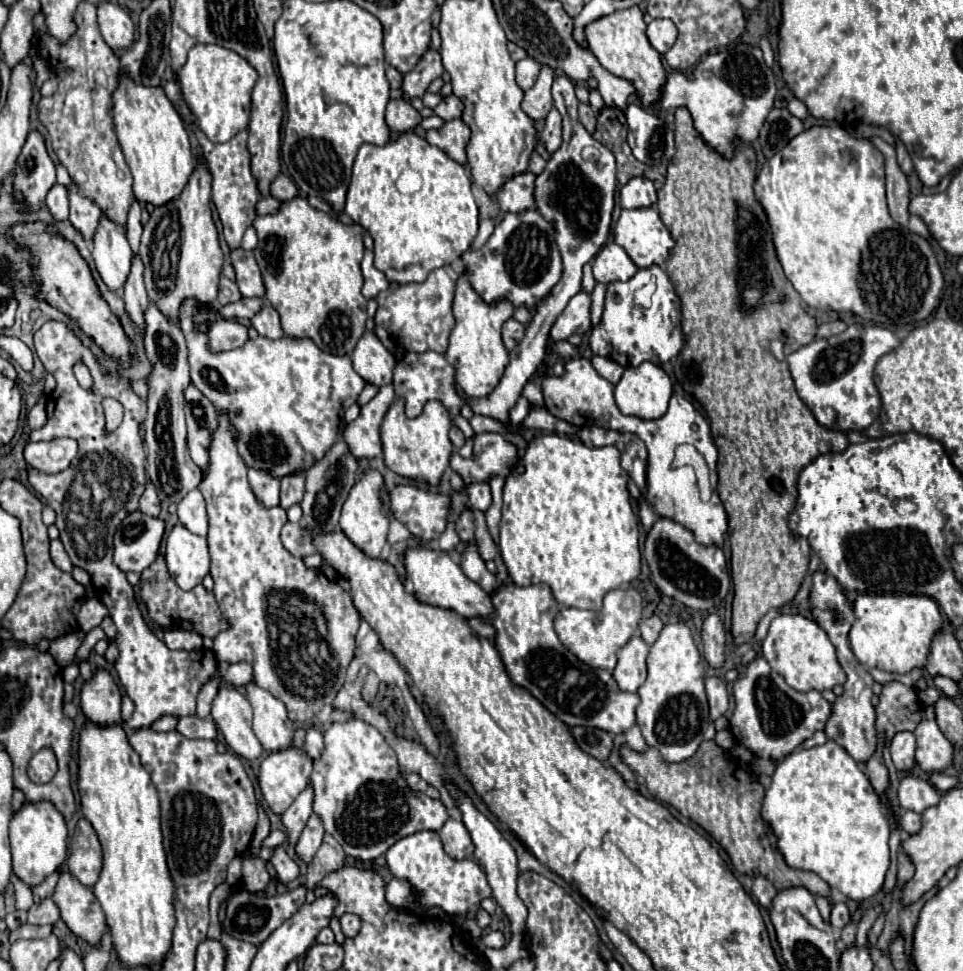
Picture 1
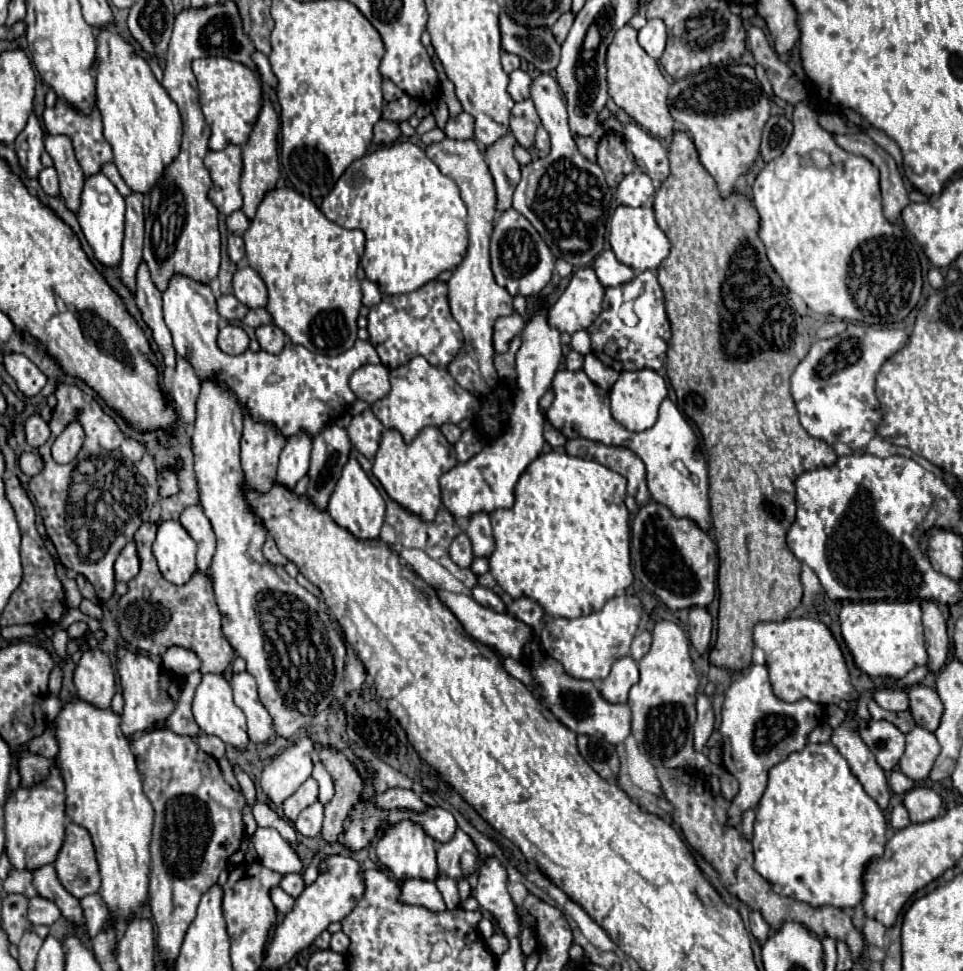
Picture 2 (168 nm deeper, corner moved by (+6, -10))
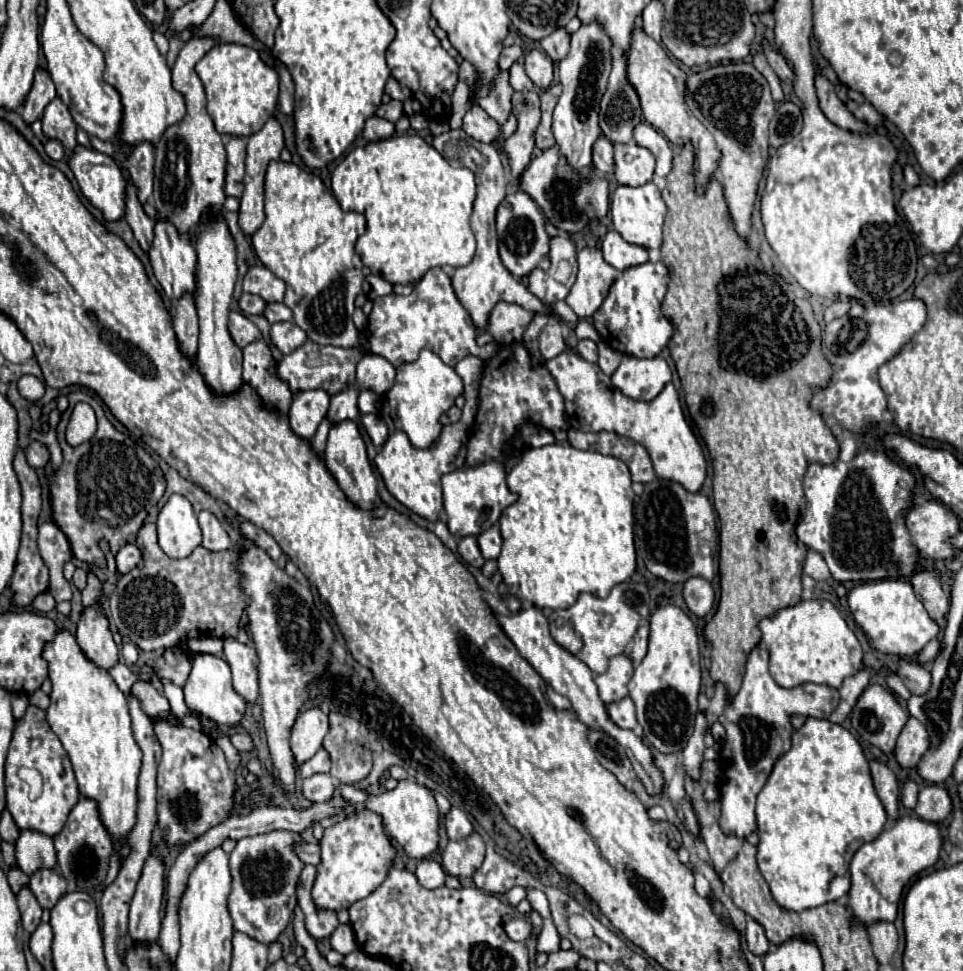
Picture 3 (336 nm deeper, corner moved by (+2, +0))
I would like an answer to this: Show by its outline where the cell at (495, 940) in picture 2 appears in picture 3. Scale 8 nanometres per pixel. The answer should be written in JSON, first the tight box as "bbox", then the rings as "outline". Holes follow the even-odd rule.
{"bbox":[505,917,531,941],"outline":[[[513,917],[505,923],[505,933],[511,941],[527,941],[531,935],[531,925],[523,917]]]}

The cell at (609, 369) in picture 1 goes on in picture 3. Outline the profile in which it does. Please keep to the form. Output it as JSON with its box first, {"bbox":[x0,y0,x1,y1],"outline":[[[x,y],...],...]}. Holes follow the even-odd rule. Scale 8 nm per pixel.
{"bbox":[597,343,623,375],"outline":[[[597,343],[597,347],[599,347],[599,361],[597,361],[597,365],[599,365],[599,369],[601,369],[605,375],[611,375],[611,373],[615,371],[615,367],[619,367],[623,355],[621,355],[619,351],[611,349],[611,347],[605,345],[605,343]]]}

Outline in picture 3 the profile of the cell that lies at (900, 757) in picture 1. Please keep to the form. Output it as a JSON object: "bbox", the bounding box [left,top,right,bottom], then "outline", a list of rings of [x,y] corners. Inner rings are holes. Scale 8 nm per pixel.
{"bbox":[851,685,909,755],"outline":[[[881,685],[867,687],[851,713],[851,725],[859,737],[879,747],[885,755],[893,753],[907,719],[909,715],[899,705],[897,697]]]}

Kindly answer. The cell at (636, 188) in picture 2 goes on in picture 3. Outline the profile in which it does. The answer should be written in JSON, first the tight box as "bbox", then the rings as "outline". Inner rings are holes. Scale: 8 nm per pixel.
{"bbox":[615,143,655,187],"outline":[[[615,143],[615,177],[619,185],[641,187],[651,181],[655,157],[649,149],[631,143]]]}

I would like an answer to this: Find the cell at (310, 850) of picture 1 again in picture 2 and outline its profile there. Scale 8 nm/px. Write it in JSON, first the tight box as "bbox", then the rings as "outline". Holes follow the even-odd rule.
{"bbox":[295,801,323,837],"outline":[[[315,801],[309,807],[305,807],[299,817],[295,819],[295,829],[303,835],[303,837],[315,837],[319,835],[323,825],[323,803]]]}

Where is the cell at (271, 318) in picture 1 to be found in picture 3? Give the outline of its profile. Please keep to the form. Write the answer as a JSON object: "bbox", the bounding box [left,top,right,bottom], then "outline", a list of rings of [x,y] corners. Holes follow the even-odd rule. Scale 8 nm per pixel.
{"bbox":[271,321,307,353],"outline":[[[281,321],[271,325],[271,343],[281,351],[281,353],[291,353],[299,345],[307,341],[307,335],[303,329],[299,329],[293,321]]]}

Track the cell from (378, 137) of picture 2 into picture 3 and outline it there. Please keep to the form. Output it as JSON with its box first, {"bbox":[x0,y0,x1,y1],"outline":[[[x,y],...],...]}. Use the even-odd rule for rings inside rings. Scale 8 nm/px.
{"bbox":[363,115,395,141],"outline":[[[377,115],[375,117],[369,117],[367,123],[365,123],[365,129],[363,129],[363,137],[369,139],[369,141],[379,141],[379,139],[387,139],[395,133],[395,125],[387,119],[379,119]]]}

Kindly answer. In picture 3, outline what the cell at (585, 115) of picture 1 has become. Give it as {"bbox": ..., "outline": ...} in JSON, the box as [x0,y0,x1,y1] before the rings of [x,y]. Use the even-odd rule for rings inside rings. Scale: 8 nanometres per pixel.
{"bbox":[593,137,613,173],"outline":[[[599,137],[593,145],[593,165],[601,173],[613,173],[613,145],[605,137]]]}

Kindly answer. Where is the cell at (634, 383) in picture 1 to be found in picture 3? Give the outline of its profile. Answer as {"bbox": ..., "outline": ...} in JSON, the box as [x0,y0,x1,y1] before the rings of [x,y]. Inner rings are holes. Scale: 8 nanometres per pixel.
{"bbox":[611,355,671,401],"outline":[[[625,355],[611,381],[629,399],[651,401],[671,381],[671,369],[661,357],[637,359]]]}

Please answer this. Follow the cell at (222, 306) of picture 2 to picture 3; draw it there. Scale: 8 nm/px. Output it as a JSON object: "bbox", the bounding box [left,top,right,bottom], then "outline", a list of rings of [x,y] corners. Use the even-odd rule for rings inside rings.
{"bbox":[237,293,267,315],"outline":[[[243,293],[241,299],[237,301],[237,305],[239,305],[239,309],[241,309],[245,315],[261,315],[267,303],[265,303],[261,297],[257,297],[257,295]]]}

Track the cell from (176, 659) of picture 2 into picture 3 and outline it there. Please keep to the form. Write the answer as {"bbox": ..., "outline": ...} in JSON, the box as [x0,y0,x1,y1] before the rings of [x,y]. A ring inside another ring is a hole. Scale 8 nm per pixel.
{"bbox":[185,637,223,655],"outline":[[[207,637],[207,639],[189,639],[185,643],[185,647],[189,651],[203,651],[203,653],[211,653],[211,655],[221,655],[223,651],[223,639],[213,639],[213,637]]]}

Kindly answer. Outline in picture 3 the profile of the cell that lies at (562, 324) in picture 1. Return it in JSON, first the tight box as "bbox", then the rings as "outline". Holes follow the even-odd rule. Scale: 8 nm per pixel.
{"bbox":[567,247,617,319],"outline":[[[585,247],[577,255],[577,281],[567,295],[567,305],[577,313],[579,319],[591,317],[607,297],[617,271],[605,263],[603,255],[595,247]]]}

